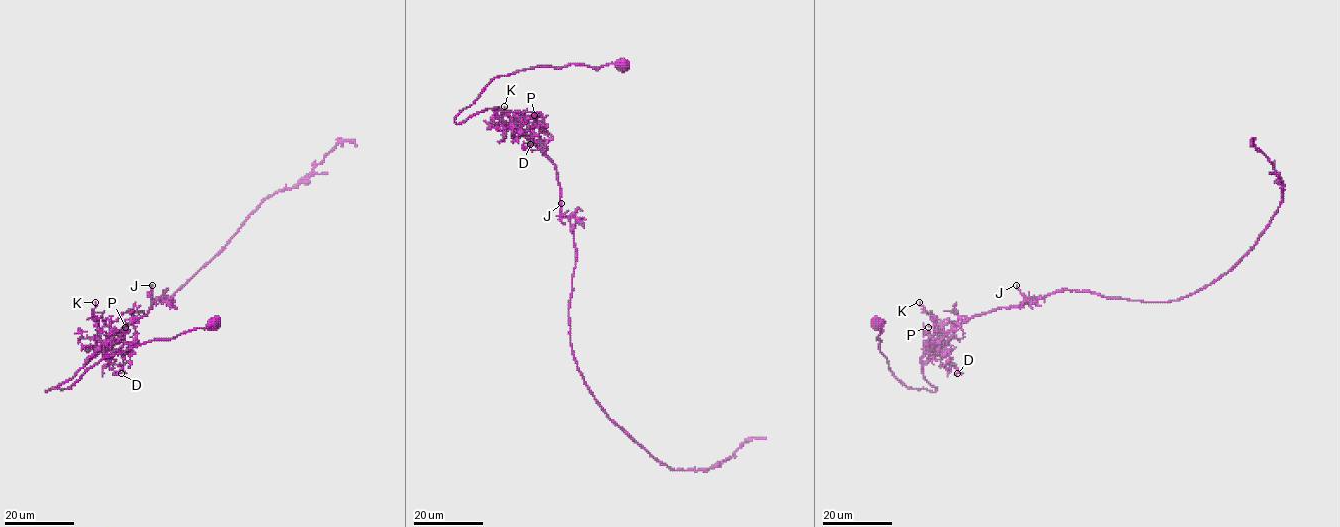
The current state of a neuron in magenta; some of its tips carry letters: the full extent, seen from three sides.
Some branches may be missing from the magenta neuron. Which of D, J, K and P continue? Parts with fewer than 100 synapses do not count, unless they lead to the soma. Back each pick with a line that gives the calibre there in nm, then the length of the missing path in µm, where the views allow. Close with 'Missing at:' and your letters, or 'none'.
Missing at: none

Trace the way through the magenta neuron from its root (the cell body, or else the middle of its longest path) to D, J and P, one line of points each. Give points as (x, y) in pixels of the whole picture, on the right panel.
D: (878, 326), (879, 350), (906, 386), (936, 390), (922, 372), (936, 353), (948, 350), (957, 373)
J: (878, 326), (893, 374), (935, 391), (922, 366), (957, 326), (1022, 305), (1016, 285)
P: (878, 326), (879, 350), (893, 374), (906, 386), (935, 391), (922, 366), (946, 340), (928, 327)

